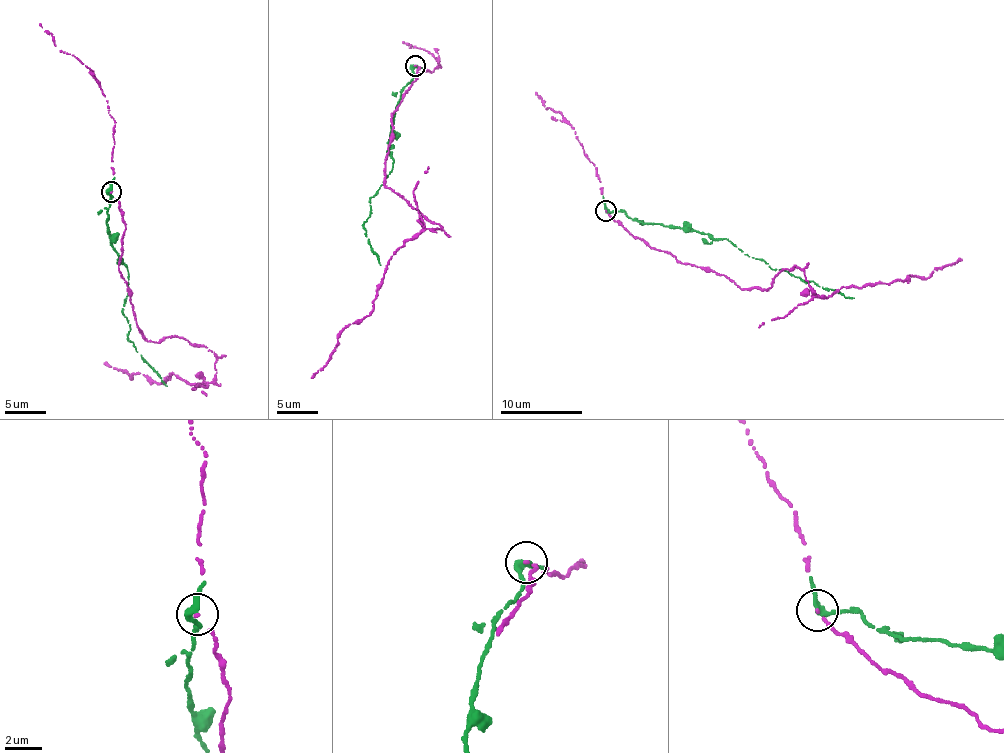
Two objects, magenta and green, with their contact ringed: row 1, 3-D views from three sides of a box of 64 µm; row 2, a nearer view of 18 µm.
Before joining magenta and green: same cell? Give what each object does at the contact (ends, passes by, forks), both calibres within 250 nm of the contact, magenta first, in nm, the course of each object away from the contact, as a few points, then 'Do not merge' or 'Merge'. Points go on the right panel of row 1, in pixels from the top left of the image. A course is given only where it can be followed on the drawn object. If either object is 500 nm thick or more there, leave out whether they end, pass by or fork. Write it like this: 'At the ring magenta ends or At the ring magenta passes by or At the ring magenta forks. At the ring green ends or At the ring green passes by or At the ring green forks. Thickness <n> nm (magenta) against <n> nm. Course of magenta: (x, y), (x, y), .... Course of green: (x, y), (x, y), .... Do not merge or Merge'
At the ring magenta ends. At the ring green passes by. Thickness 110 nm (magenta) against 300 nm. Course of magenta: (606, 211), (742, 289), (796, 265), (827, 298), (962, 259). Course of green: (606, 209), (623, 211), (643, 224), (692, 228), (726, 238), (773, 269), (783, 269), (853, 298). Do not merge

